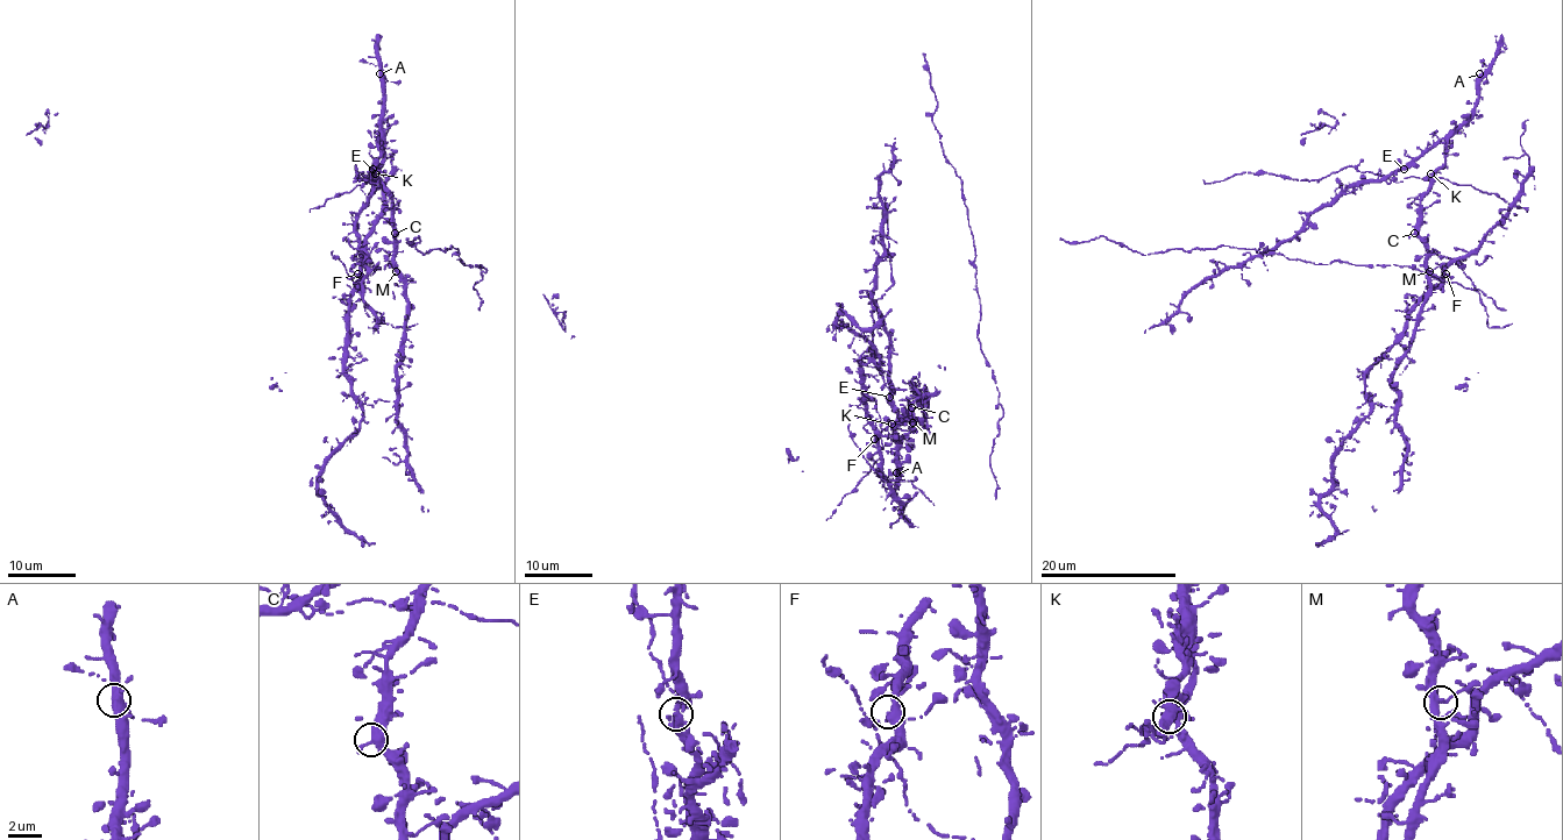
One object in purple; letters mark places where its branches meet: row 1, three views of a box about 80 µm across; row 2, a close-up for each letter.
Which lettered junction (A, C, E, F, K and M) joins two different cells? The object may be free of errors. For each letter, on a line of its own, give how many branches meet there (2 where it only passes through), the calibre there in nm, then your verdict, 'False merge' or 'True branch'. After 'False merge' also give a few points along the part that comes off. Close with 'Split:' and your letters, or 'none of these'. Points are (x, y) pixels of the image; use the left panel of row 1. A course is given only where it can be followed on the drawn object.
A: Branches: 3. Thickness 380 nm. True branch
C: Branches: 3. Thickness 360 nm. True branch
E: Branches: 3. Thickness 320 nm. True branch
F: Branches: 4. Thickness 320 nm. True branch
K: Branches: 3. Thickness 160 nm. True branch
M: Branches: 3. Thickness 360 nm. True branch
Split: none of these

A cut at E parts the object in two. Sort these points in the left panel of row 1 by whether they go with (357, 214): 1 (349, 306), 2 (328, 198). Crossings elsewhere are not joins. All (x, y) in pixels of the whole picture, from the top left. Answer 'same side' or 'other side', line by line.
1: other side
2: other side

